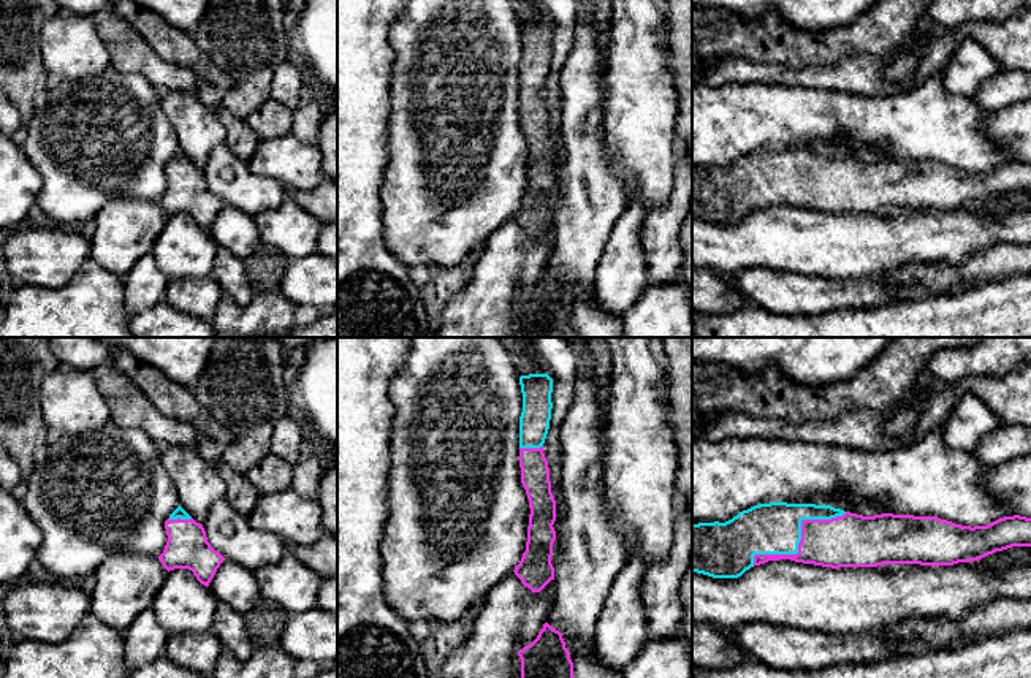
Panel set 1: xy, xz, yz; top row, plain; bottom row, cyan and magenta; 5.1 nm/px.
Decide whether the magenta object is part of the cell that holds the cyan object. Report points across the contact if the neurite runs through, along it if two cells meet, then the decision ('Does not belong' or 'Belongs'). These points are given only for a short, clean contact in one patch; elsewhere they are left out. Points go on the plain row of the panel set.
Belongs

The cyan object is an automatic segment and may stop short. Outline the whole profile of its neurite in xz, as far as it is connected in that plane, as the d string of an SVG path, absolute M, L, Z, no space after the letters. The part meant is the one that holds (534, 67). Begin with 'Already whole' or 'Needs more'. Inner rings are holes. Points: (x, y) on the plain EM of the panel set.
Needs more. M548 19L519 22L523 57L519 62L519 112L521 128L529 144L529 171L526 196L515 220L532 238L540 238L554 225L551 209L556 176L556 146L551 138L550 112L543 89L551 65L553 24Z

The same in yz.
Needs more. M770 147L743 155L725 168L692 170L692 217L738 223L754 211L781 204L831 214L884 209L939 212L979 206L1012 192L1031 192L1031 163L1014 160L971 173L938 162L863 162L825 149Z

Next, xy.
Needs more. M181 150L165 166L168 187L158 201L163 212L188 214L196 225L209 231L225 203L207 187L203 170L196 168Z

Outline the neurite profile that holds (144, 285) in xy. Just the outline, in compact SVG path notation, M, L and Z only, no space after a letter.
M146 253L124 276L124 306L128 317L141 314L165 299L169 279L157 266L152 253Z

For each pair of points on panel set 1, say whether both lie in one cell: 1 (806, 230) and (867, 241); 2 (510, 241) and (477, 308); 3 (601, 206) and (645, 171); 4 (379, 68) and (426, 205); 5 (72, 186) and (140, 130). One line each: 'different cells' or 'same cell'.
1: same cell
2: same cell
3: different cells
4: different cells
5: same cell

